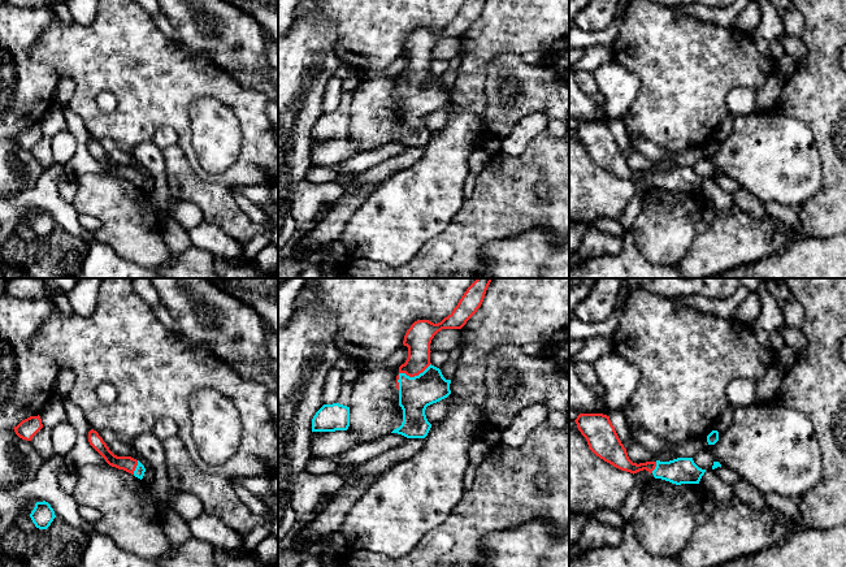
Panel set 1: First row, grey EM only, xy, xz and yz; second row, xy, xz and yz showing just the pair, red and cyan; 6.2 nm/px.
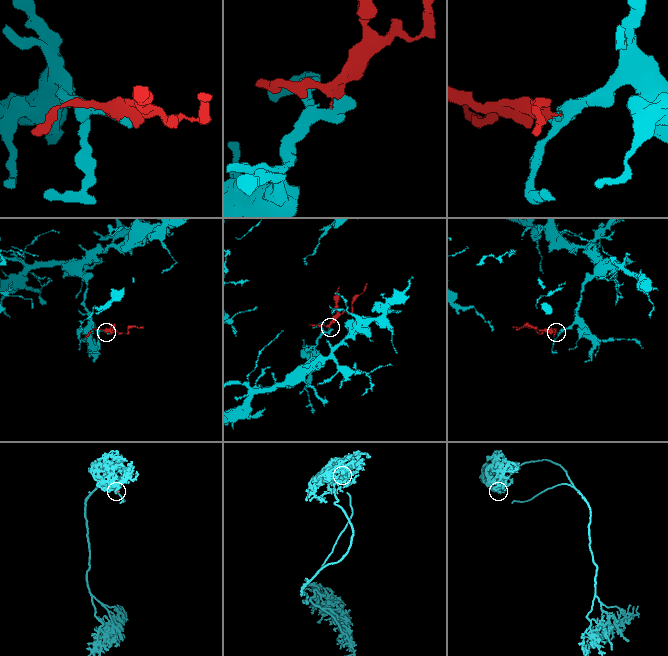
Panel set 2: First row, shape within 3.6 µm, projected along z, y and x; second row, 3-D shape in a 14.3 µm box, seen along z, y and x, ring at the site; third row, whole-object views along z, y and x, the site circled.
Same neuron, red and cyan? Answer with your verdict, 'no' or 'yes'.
yes

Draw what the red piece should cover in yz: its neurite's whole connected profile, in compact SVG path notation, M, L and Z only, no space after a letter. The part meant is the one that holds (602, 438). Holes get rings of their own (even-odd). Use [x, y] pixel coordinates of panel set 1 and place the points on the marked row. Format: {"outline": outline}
{"outline": "M580 414L574 421L581 434L586 438L589 449L596 456L621 471L634 475L646 469L655 479L661 479L676 485L699 484L706 472L706 469L699 468L694 463L693 458L633 463L607 415Z"}

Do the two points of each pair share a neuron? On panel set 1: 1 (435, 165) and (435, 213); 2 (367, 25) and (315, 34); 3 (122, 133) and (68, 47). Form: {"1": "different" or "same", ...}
{"1": "same", "2": "different", "3": "same"}

